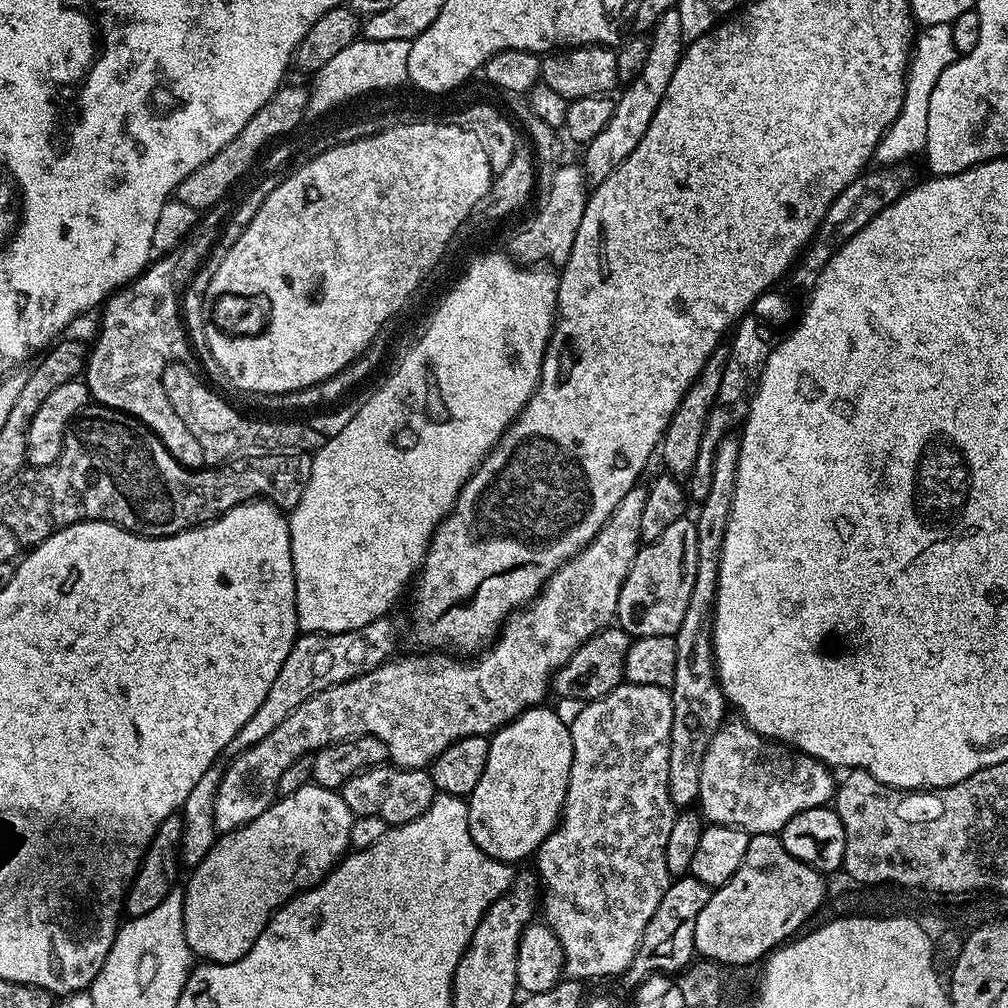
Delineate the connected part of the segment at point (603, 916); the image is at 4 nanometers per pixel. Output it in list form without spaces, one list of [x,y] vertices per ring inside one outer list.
[[[627,682],[618,685],[610,694],[585,703],[582,714],[574,718],[572,730],[572,765],[570,782],[564,799],[564,810],[560,823],[548,835],[534,853],[536,860],[535,875],[542,885],[542,920],[554,930],[564,951],[564,976],[569,980],[589,982],[599,976],[620,976],[627,973],[640,951],[642,934],[658,910],[658,902],[666,894],[670,883],[670,873],[666,866],[666,838],[670,838],[670,826],[676,821],[678,812],[670,798],[668,775],[670,774],[670,726],[672,725],[672,694],[669,689],[658,686],[642,686]]]

